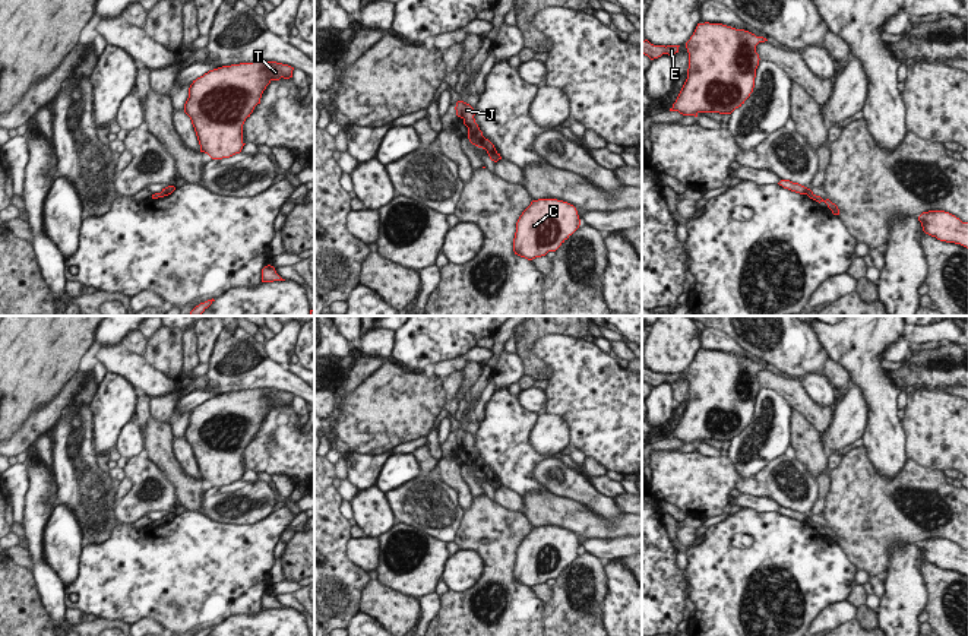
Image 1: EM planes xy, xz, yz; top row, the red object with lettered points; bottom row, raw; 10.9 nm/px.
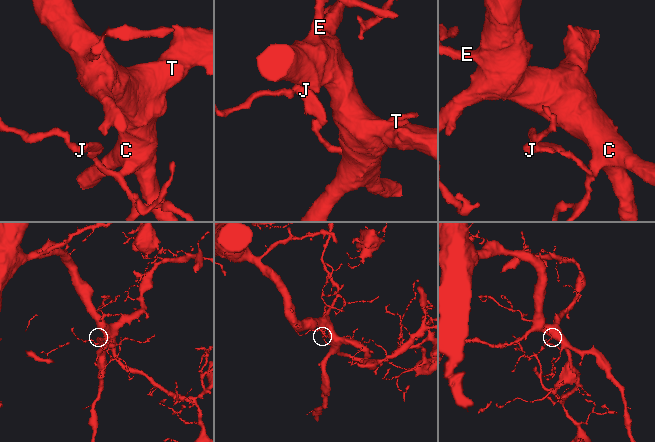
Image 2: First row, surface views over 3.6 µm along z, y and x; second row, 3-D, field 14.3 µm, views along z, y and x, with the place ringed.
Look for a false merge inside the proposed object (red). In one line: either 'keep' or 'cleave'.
cleave

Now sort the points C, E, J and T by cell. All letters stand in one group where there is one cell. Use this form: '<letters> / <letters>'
C E T / J

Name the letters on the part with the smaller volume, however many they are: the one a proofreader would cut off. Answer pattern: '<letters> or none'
J.

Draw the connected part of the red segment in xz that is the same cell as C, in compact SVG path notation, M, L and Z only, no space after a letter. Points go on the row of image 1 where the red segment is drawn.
M538 199L522 212L513 238L515 254L532 260L556 251L581 225L573 205Z

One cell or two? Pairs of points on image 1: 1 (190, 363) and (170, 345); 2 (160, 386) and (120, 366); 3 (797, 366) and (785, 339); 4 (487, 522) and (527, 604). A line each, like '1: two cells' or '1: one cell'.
1: two cells
2: one cell
3: one cell
4: one cell

